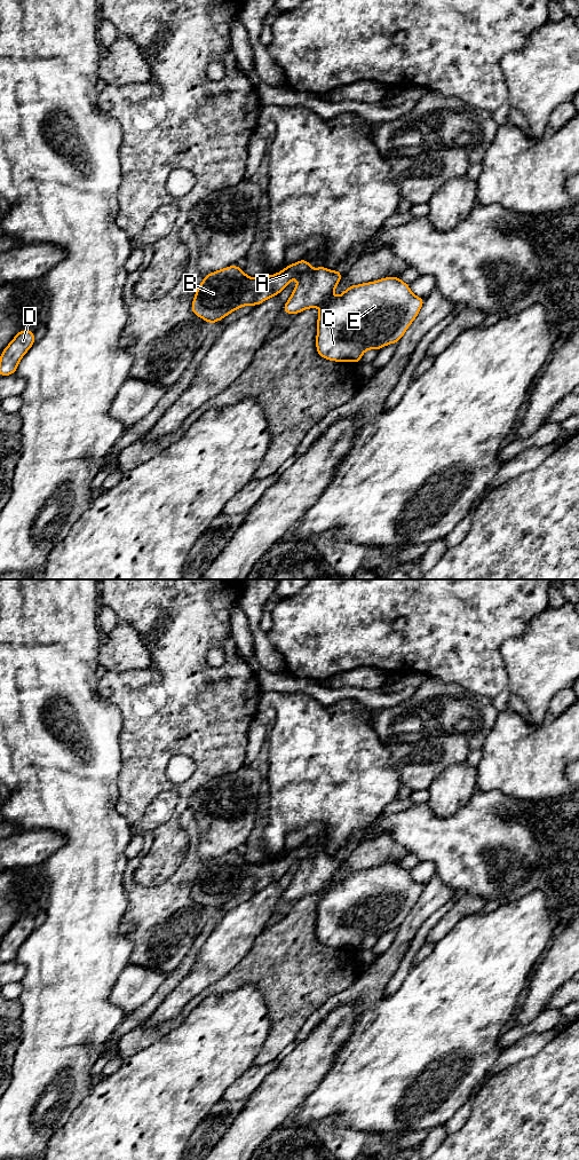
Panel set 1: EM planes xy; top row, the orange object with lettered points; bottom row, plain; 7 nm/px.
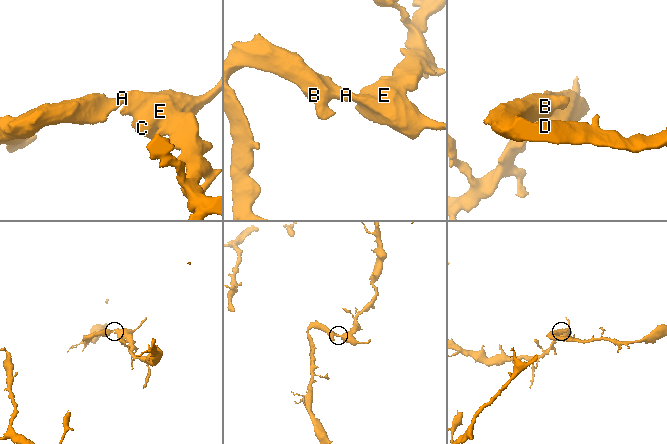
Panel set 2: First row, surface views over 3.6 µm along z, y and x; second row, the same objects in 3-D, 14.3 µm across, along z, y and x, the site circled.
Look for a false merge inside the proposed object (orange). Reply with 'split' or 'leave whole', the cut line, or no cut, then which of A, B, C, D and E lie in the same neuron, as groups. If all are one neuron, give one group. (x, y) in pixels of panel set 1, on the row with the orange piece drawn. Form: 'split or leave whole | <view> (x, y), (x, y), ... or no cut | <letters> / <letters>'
leave whole | no cut | A B C D E

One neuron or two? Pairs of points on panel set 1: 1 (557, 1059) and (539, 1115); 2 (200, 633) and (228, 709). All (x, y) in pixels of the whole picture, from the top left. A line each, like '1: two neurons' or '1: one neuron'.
1: one neuron
2: one neuron

